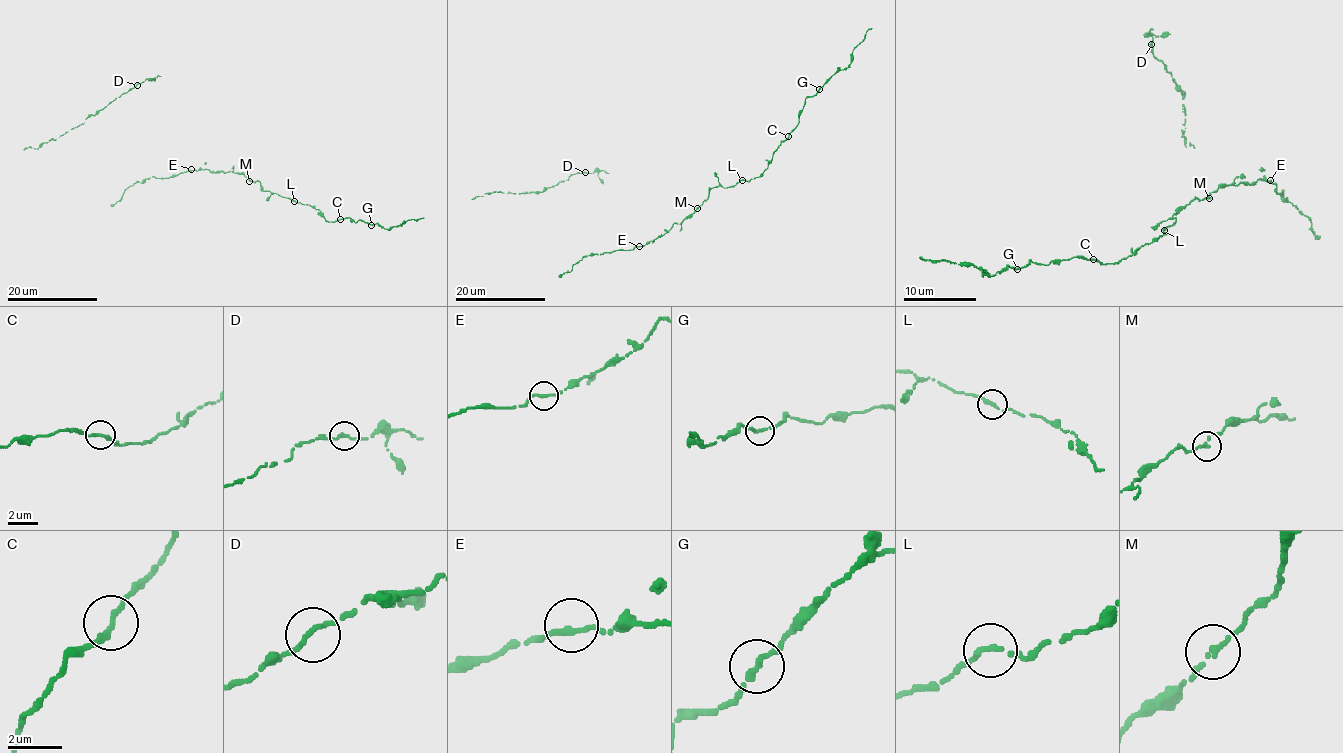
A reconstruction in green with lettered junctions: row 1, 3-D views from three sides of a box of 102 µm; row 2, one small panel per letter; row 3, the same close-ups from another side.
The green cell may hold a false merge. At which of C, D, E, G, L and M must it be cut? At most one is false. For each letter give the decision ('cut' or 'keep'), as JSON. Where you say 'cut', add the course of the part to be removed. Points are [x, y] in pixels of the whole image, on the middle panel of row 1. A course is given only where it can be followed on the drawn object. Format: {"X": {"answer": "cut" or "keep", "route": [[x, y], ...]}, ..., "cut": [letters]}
{"C": {"answer": "keep"}, "D": {"answer": "keep"}, "E": {"answer": "keep"}, "G": {"answer": "keep"}, "L": {"answer": "keep"}, "M": {"answer": "keep"}, "cut": []}

